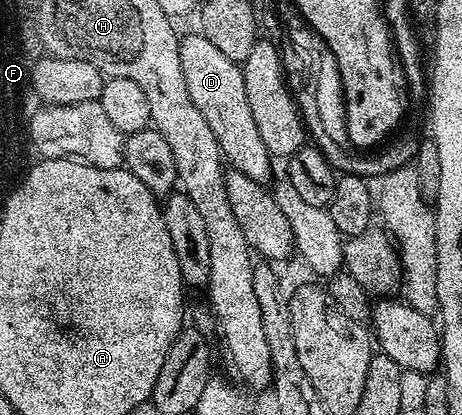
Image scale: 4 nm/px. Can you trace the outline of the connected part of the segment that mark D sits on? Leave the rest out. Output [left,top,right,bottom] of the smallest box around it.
[179,32,273,183]

